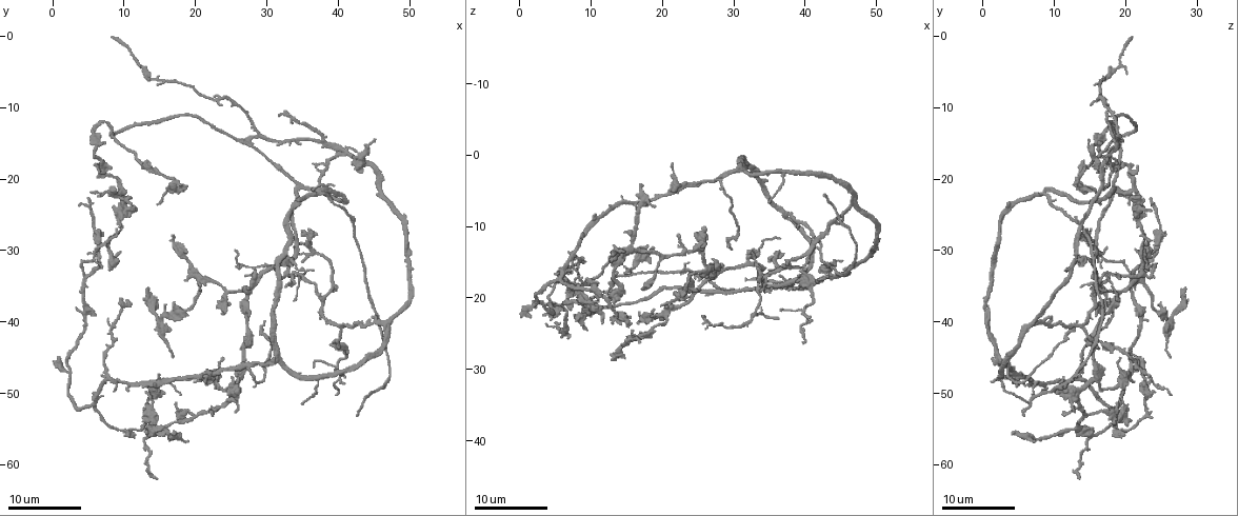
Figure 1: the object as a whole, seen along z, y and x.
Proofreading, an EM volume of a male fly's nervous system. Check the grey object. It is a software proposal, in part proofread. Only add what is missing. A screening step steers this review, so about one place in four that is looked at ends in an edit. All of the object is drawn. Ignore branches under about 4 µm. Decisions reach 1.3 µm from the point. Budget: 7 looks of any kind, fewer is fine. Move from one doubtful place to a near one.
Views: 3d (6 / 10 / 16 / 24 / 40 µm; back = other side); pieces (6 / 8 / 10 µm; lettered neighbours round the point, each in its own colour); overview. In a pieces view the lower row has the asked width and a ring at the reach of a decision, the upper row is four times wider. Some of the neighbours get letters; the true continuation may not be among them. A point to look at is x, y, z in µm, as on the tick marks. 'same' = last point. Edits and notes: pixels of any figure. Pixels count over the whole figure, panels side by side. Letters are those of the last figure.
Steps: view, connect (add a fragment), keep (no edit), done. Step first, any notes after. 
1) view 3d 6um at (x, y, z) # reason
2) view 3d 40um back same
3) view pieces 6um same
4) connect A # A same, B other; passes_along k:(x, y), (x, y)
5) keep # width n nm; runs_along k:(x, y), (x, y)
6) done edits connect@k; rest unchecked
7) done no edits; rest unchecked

view pieces 6um at (36.0, 29.0, 23.0) # free end

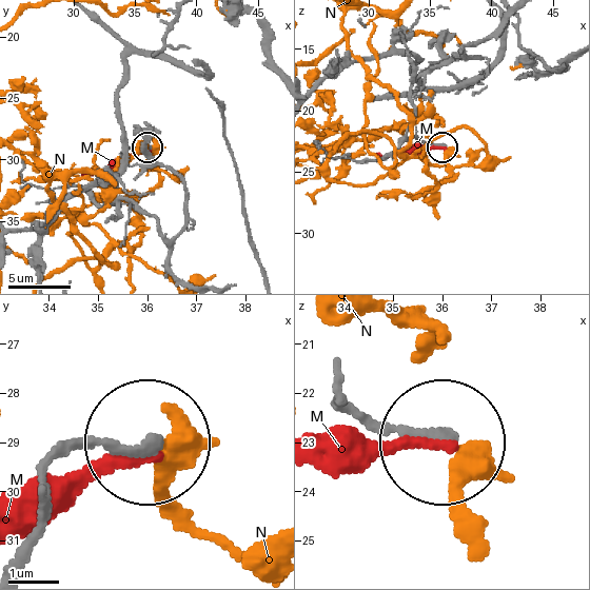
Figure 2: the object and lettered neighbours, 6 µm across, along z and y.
keep # M other, N other; runs_along 2:(333, 400), (358, 420), (443, 437); no lettered fragment goes on from it

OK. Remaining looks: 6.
view pieces 10um at (43.0, 53.5, 5.5)

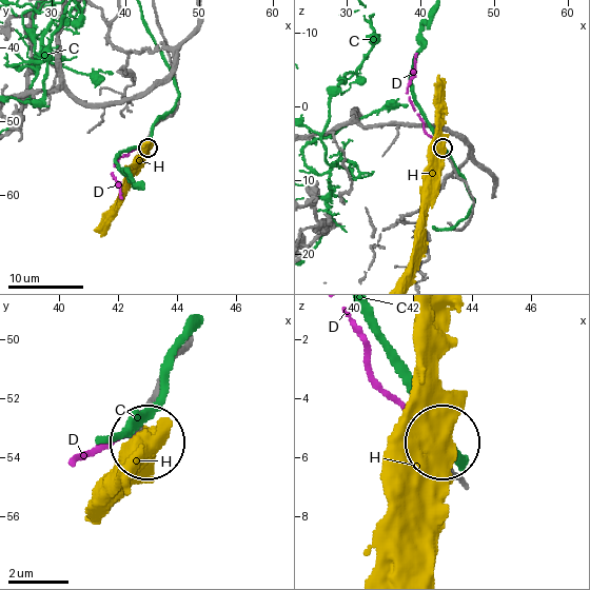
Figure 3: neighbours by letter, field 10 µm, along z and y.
connect D # C other, D same, H other; passes_along 3:(190, 347), (142, 417), (79, 457); the neuron continues

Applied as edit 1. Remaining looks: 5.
view overview

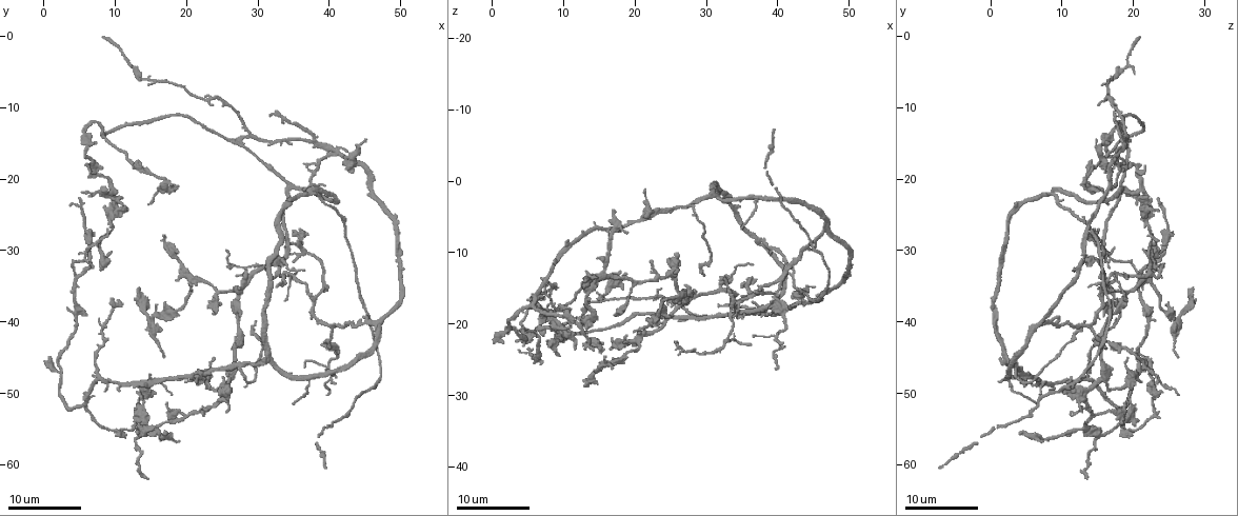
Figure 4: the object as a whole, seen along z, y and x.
view pieces 10um at (39.5, 60.5, -7.5) # thin end

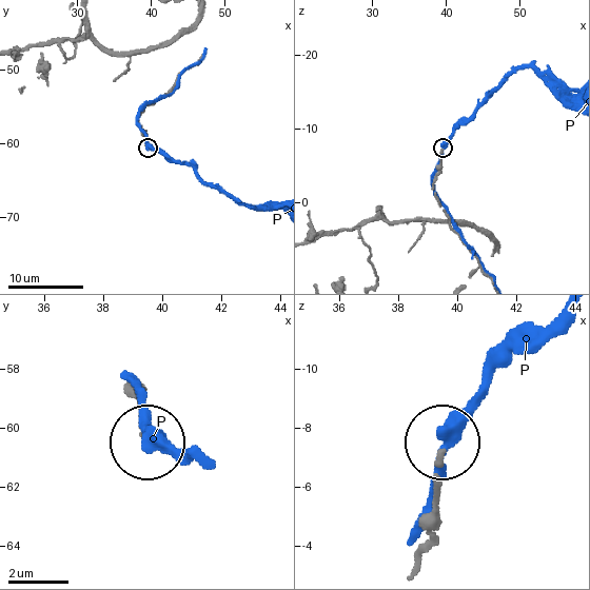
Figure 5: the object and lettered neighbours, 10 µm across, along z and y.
keep # P other; runs_along 5:(477, 259), (450, 224), (435, 194), (441, 150); none of them fits

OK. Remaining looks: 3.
view 3d 10um at (22.0, 52.5, 11.5) # branch stops here

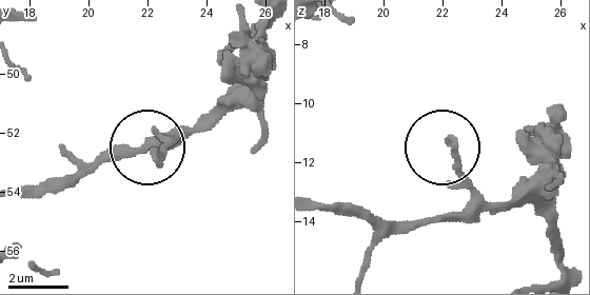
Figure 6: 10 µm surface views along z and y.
view pieces 6um at (22.3, 52.6, 11.2)

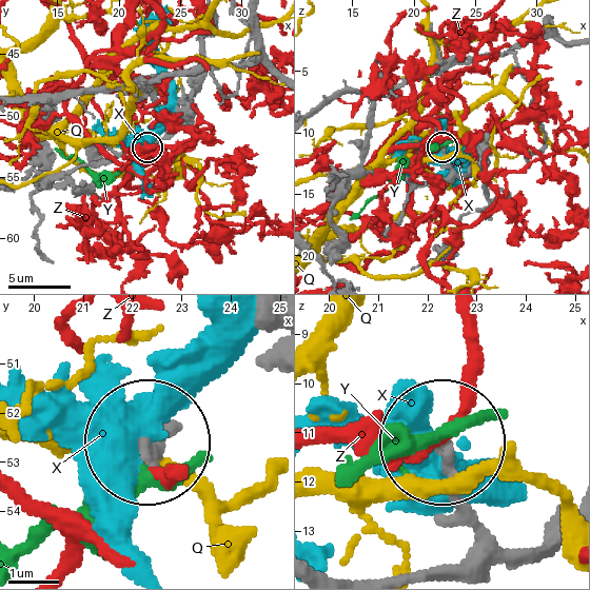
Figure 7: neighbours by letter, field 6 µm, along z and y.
keep # Q other, X other, Y other, Z other; no lettered fragment goes on from it

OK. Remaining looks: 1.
done edits connect@3; rest unchecked

